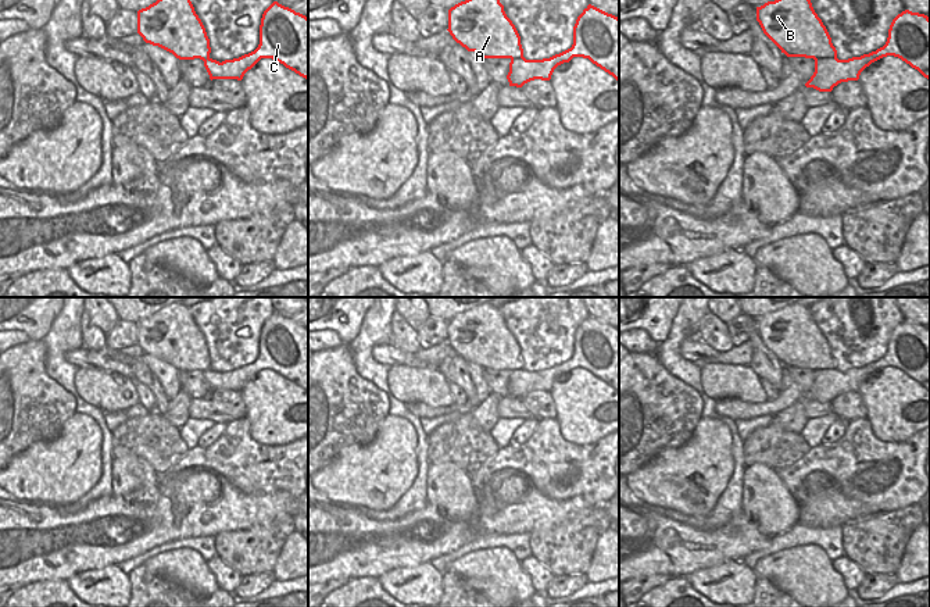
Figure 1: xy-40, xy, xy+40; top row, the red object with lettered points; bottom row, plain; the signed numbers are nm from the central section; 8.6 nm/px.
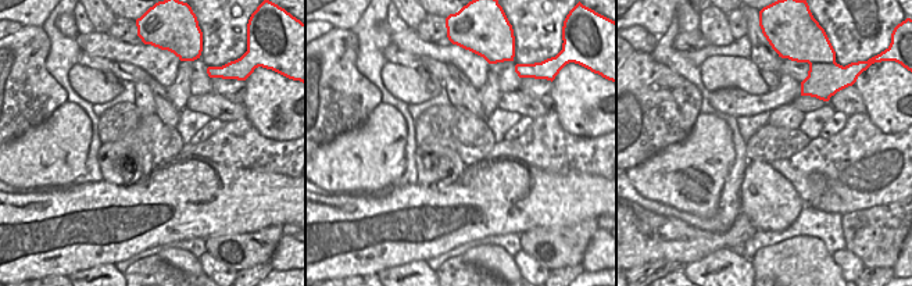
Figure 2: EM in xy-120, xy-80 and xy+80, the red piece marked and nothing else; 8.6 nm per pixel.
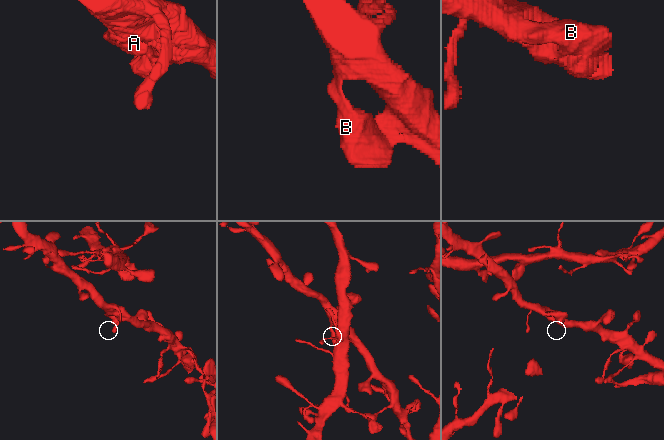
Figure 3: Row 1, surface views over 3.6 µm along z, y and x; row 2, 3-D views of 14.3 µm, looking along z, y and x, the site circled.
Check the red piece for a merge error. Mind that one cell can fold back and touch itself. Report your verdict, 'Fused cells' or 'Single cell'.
Single cell.

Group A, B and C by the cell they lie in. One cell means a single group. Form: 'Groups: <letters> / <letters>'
Groups: A B C.

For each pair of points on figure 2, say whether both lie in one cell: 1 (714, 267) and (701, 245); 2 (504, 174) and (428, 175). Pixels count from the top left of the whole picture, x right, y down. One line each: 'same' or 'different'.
1: different
2: different

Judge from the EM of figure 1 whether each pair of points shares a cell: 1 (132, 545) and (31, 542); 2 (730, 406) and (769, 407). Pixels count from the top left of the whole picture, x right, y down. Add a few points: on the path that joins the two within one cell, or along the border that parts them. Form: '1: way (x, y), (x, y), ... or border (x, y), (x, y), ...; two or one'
1: way (107, 546), (56, 546); one
2: way (740, 409), (759, 409); one

